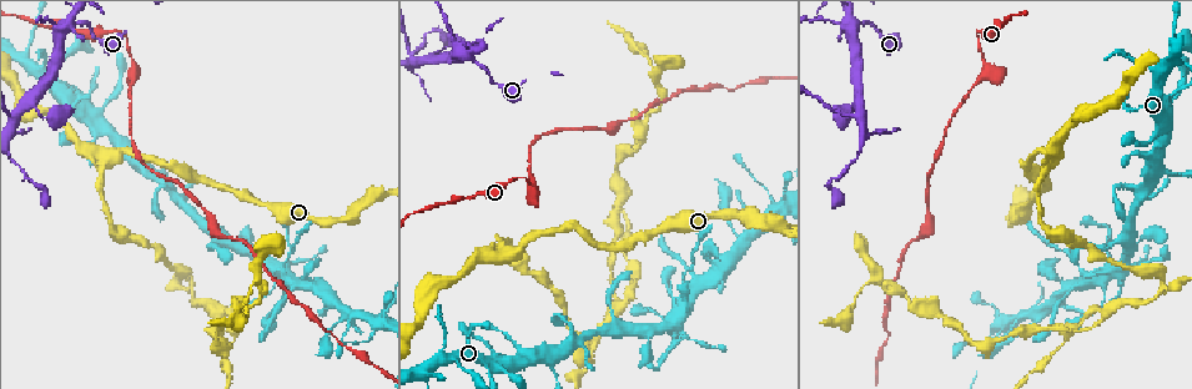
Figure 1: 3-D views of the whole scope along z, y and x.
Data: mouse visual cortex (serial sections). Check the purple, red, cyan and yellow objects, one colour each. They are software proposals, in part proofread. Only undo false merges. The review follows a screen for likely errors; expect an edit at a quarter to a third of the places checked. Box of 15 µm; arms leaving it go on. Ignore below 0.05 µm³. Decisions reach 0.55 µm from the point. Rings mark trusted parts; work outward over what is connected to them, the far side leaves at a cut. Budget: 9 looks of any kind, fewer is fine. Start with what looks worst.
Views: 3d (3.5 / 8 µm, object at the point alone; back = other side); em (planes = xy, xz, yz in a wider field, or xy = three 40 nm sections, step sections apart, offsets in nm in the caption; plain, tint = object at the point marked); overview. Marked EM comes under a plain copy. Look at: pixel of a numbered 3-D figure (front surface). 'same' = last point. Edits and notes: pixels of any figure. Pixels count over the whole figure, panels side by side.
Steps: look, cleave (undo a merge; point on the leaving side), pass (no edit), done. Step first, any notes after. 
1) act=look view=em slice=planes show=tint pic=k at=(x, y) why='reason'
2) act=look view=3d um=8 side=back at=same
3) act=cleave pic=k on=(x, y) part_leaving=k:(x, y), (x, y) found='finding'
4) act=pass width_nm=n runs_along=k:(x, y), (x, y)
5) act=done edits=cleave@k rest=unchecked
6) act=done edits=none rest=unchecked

act=look view=3d um=3.5 pic=1 at=(191, 287) why='thin arm on a thick one'

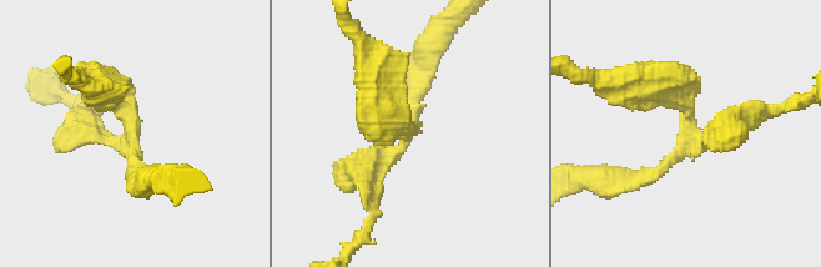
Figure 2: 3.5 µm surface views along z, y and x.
act=look view=em slice=xy step=3 show=tint pic=2 at=(128, 130) arms=3 arm_widths_nm=150,250,400 why='shape alone is not enough'

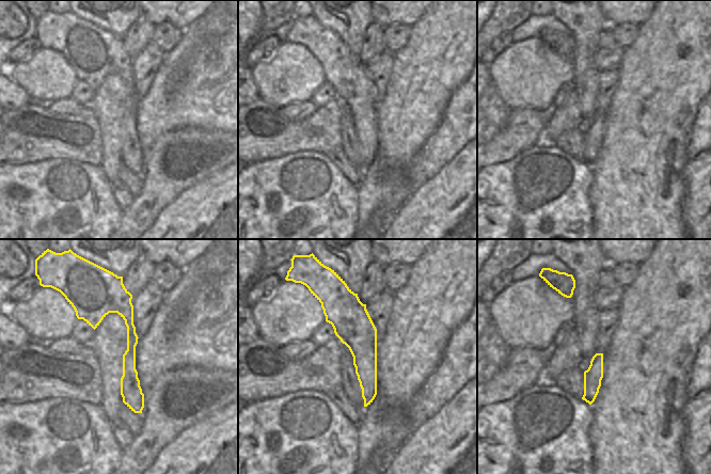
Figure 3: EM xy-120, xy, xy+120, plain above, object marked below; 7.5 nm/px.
act=pass runs_along=3:(77, 304), (128, 317), (139, 410) found='all the same cell'

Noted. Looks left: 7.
act=look view=3d um=8 side=back pic=1 at=(996, 30) why='thin neck'

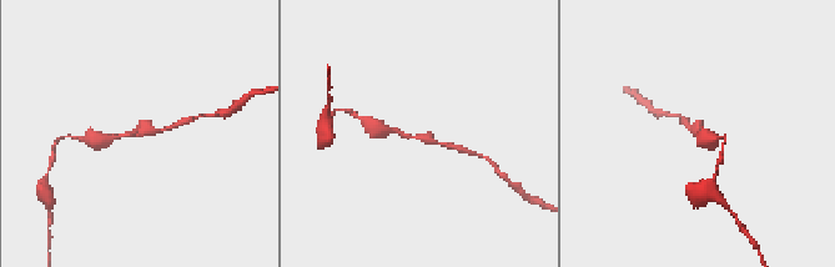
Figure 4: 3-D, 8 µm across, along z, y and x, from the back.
act=look view=3d um=3.5 pic=4 at=(416, 137) why='closer look'

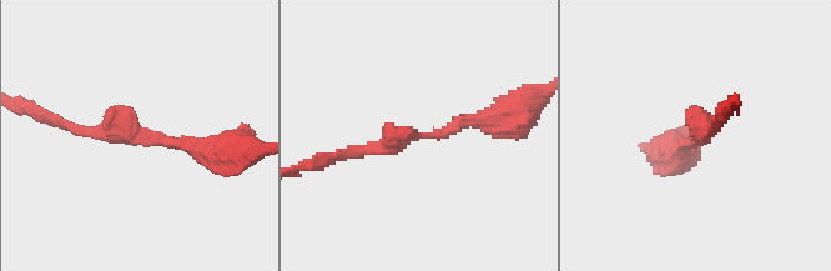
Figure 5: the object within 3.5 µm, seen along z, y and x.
act=look view=em slice=xy step=1 show=tint pic=5 at=(698, 142)

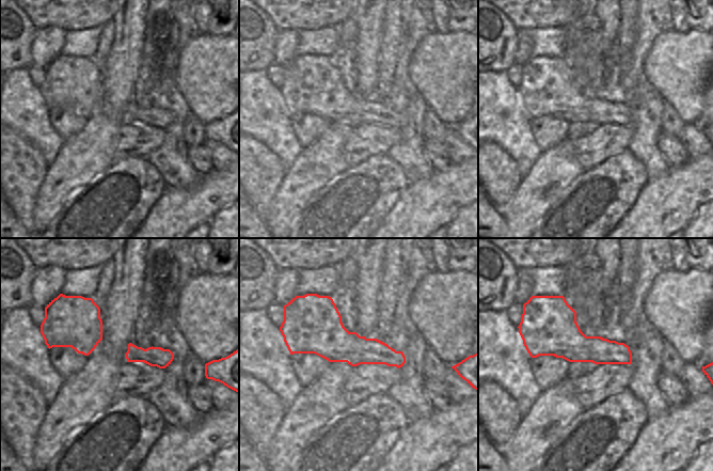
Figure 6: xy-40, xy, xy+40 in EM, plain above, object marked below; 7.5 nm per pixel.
act=pass runs_along=5:(512, 118), (351, 152) found='one cell here'

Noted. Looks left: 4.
act=look view=3d um=3.5 pic=1 at=(66, 21) why='branch point'

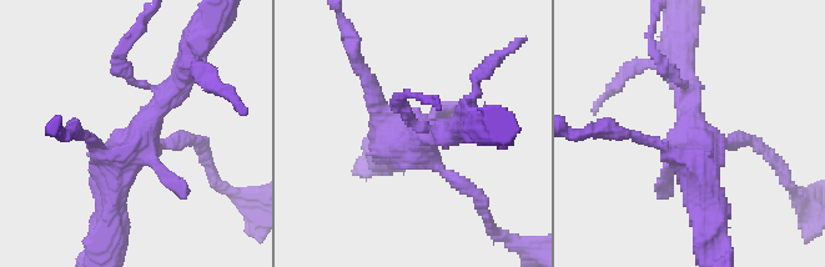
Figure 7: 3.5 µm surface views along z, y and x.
act=cleave pic=7 on=(363, 72) part_leaving=7:(376, 110), (348, 30) found='two cells meet here'

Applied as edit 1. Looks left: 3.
act=look view=3d um=8 side=back pic=1 at=(415, 63) why='sharp bend'

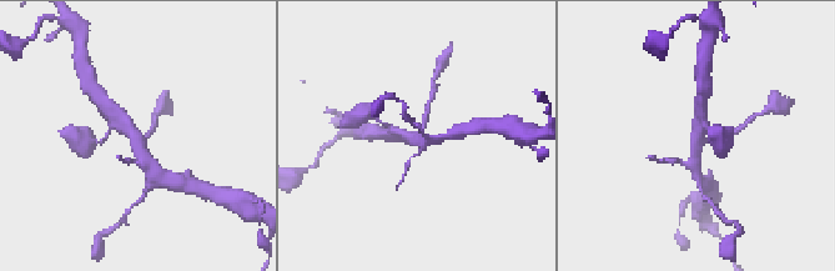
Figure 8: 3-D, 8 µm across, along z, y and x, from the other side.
act=look view=3d um=3.5 pic=8 at=(697, 138)

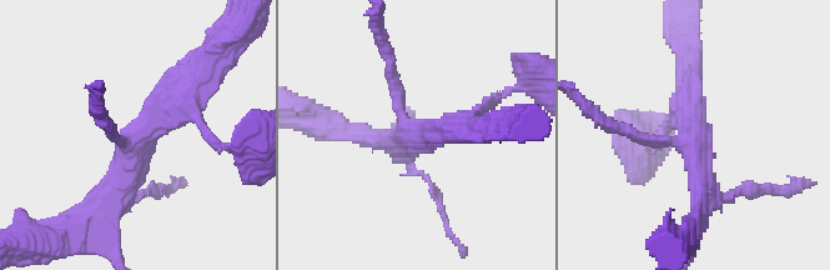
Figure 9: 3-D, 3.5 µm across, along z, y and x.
act=look view=em slice=planes show=tint pic=9 at=(136, 135) arms=3 arm_widths_nm=150,300,350 why='need the tissue'

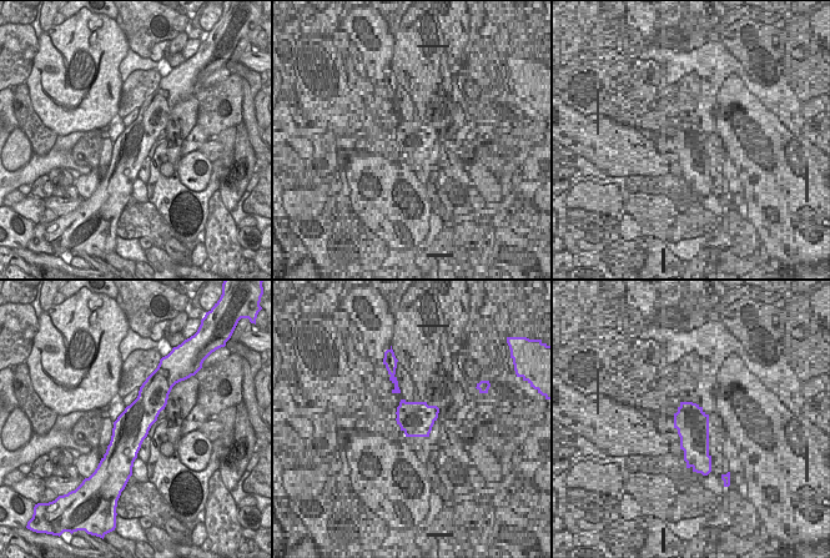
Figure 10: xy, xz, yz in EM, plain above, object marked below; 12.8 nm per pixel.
act=pass found='one cell here'

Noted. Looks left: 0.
act=done edits=cleave@7 rest=unchecked

